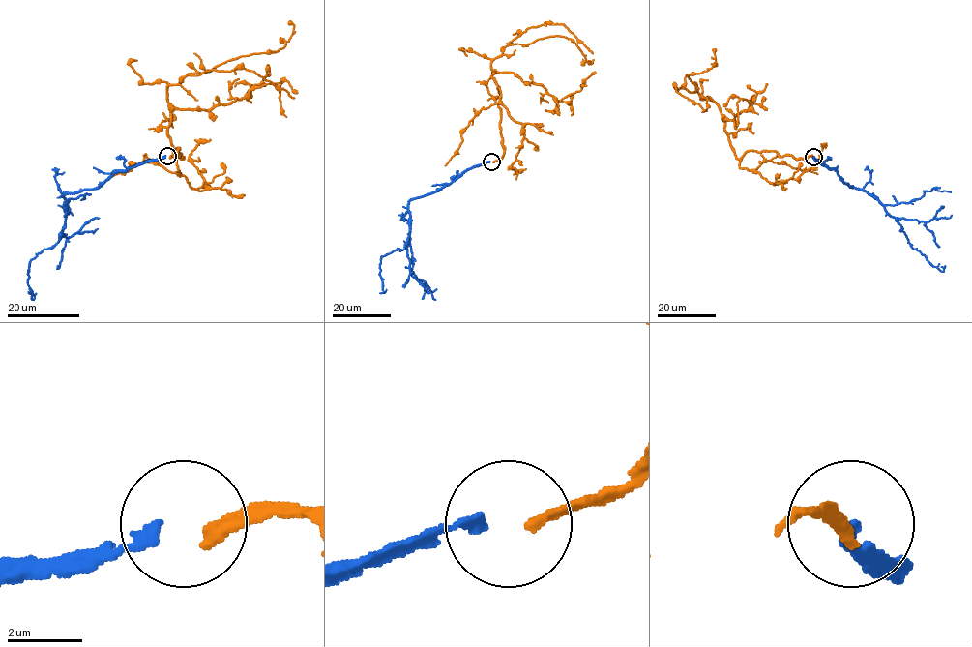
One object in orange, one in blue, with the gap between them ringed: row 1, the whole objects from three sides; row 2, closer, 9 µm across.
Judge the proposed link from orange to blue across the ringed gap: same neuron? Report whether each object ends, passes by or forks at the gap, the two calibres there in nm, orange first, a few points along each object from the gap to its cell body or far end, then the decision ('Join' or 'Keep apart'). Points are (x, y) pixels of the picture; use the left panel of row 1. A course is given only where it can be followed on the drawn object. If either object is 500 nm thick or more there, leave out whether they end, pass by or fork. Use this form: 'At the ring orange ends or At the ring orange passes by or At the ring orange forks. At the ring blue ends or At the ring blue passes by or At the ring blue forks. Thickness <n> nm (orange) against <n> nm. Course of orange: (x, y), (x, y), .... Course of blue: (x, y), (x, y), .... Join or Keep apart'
At the ring orange ends. At the ring blue ends. Thickness 360 nm (orange) against 320 nm. Course of orange: (169, 158), (184, 159), (168, 134), (167, 87), (225, 61), (276, 52), (293, 30), (288, 22). Course of blue: (165, 156), (118, 170), (94, 189), (64, 194), (65, 225), (60, 239), (30, 262), (33, 299), (28, 292). Keep apart

